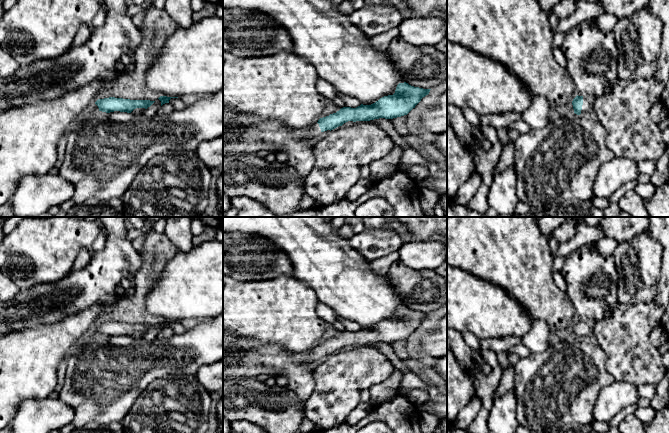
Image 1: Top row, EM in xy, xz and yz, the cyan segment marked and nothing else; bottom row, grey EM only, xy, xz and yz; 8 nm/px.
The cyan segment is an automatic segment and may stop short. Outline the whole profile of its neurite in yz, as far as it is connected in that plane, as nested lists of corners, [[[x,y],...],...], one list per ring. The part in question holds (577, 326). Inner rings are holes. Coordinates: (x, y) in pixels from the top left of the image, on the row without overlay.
[[[576,320],[572,325],[574,337],[577,339],[592,339],[592,331],[583,320]]]

